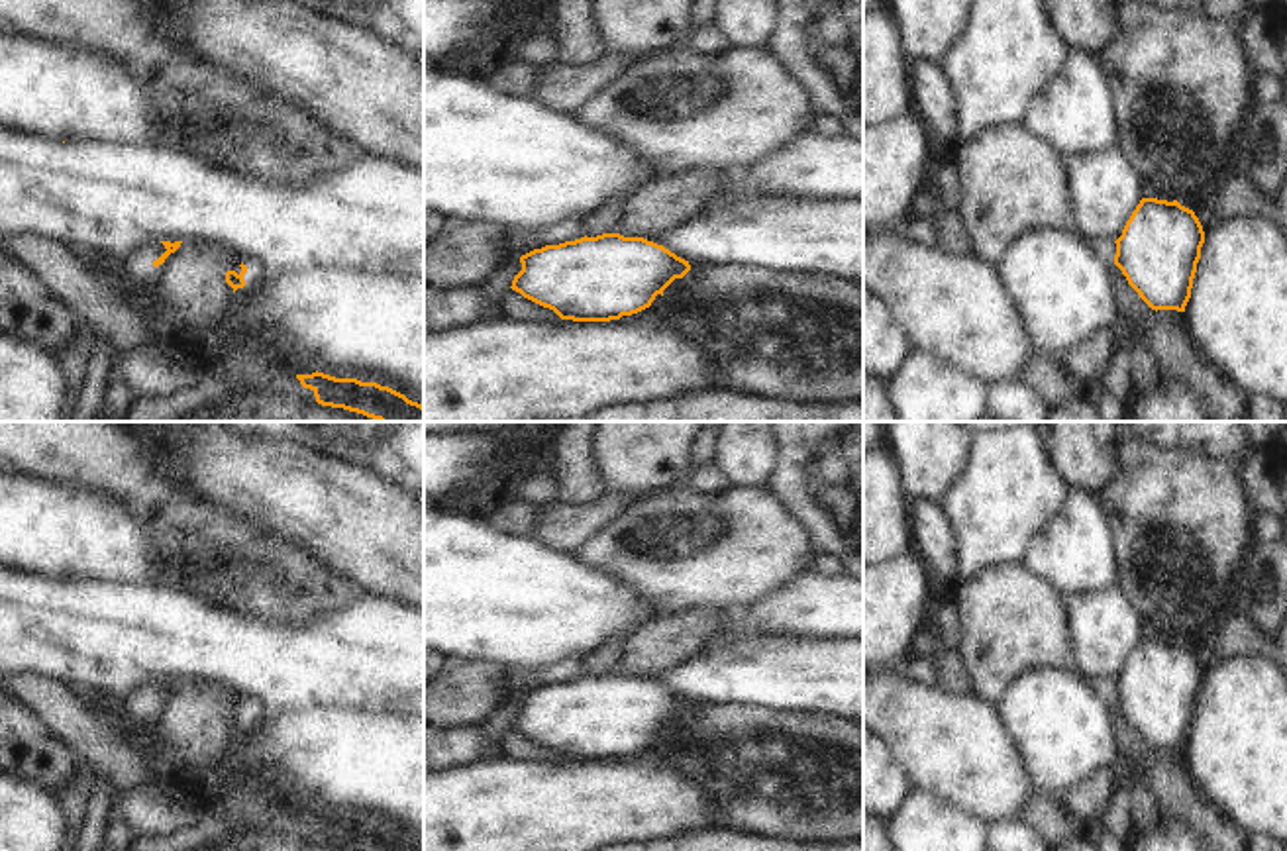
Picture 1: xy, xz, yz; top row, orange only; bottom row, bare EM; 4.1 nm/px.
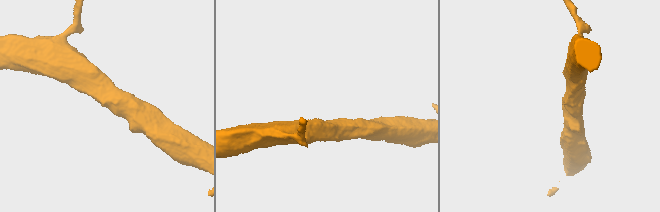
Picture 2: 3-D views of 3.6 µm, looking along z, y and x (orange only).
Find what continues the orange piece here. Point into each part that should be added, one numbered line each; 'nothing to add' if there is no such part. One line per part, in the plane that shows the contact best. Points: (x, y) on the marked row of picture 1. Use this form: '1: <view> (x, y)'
nothing to add

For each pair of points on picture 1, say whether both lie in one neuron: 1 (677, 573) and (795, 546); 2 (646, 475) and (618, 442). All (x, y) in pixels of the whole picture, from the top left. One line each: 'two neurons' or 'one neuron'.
1: one neuron
2: one neuron

